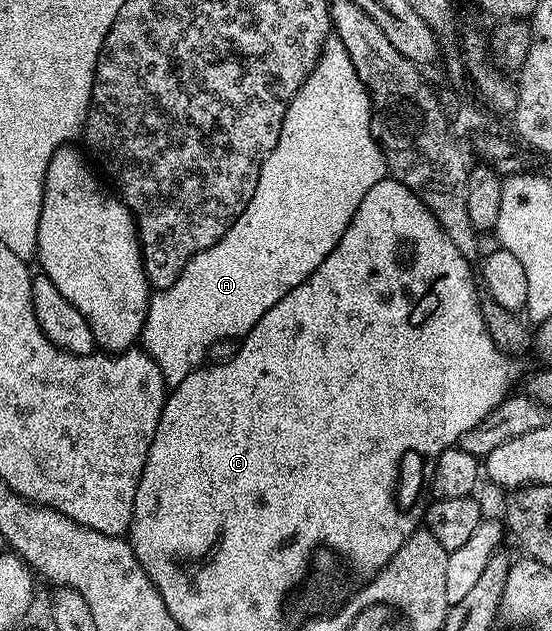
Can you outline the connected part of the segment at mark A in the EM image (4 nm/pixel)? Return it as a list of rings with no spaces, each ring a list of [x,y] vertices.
[[[330,36],[321,49],[321,59],[289,102],[279,140],[259,172],[255,196],[251,196],[245,211],[218,242],[196,254],[185,265],[171,288],[158,290],[149,299],[147,320],[139,342],[151,360],[159,364],[166,387],[178,386],[191,371],[198,369],[215,343],[244,338],[268,310],[287,296],[287,292],[306,282],[335,244],[343,240],[343,232],[347,232],[353,222],[355,208],[363,204],[363,196],[385,177],[385,157],[373,137],[369,91],[363,80],[359,80],[345,45],[336,36]]]

